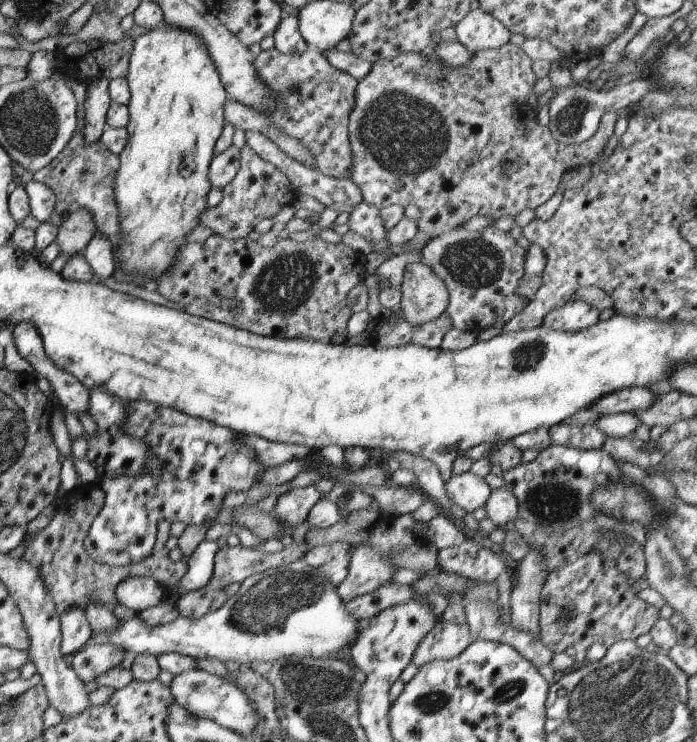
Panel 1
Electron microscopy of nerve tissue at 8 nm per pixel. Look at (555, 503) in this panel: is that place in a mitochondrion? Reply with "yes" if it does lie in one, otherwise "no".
yes

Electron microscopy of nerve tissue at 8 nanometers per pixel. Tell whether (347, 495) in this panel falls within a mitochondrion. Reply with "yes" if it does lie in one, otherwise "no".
no

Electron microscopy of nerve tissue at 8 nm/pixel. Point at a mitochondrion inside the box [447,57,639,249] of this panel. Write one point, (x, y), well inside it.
(569, 118)

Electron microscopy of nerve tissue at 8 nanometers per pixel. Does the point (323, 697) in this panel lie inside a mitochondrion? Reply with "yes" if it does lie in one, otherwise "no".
yes

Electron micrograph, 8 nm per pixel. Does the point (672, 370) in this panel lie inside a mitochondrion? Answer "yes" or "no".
no

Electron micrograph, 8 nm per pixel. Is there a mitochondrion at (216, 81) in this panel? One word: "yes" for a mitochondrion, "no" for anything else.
no

